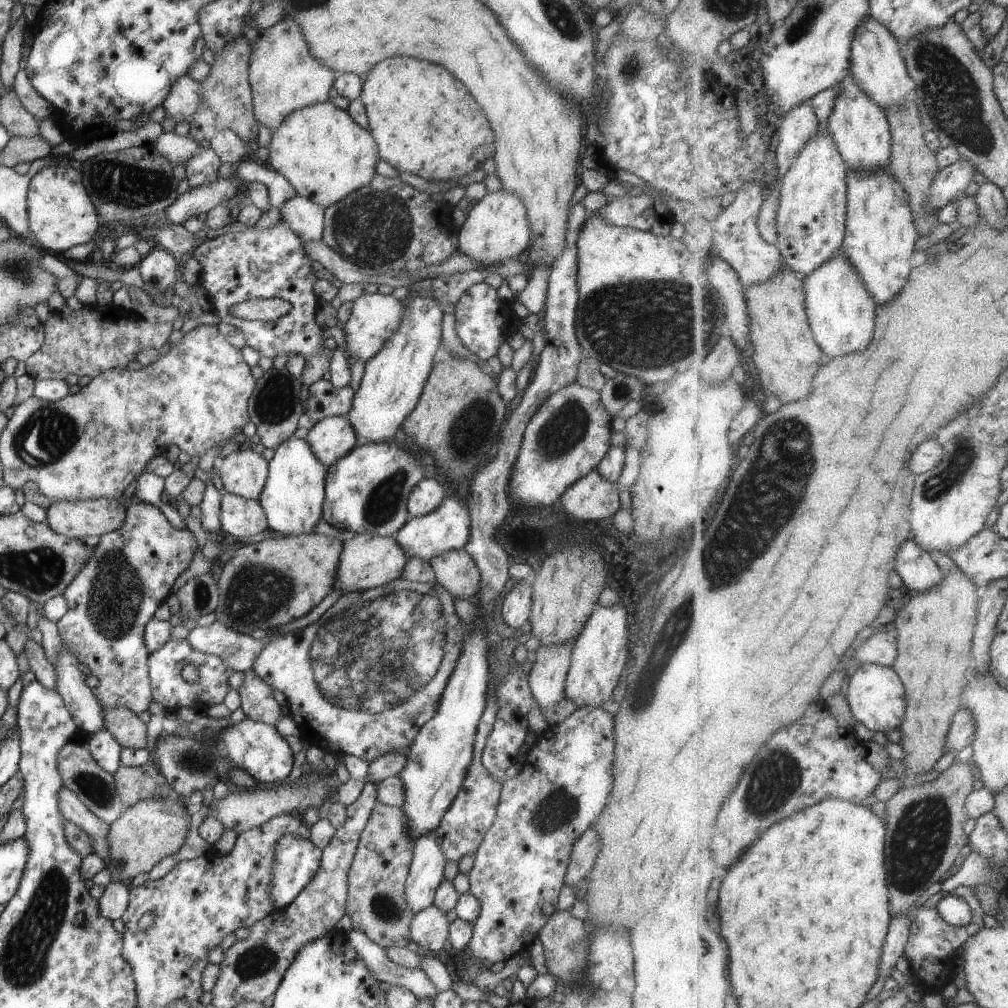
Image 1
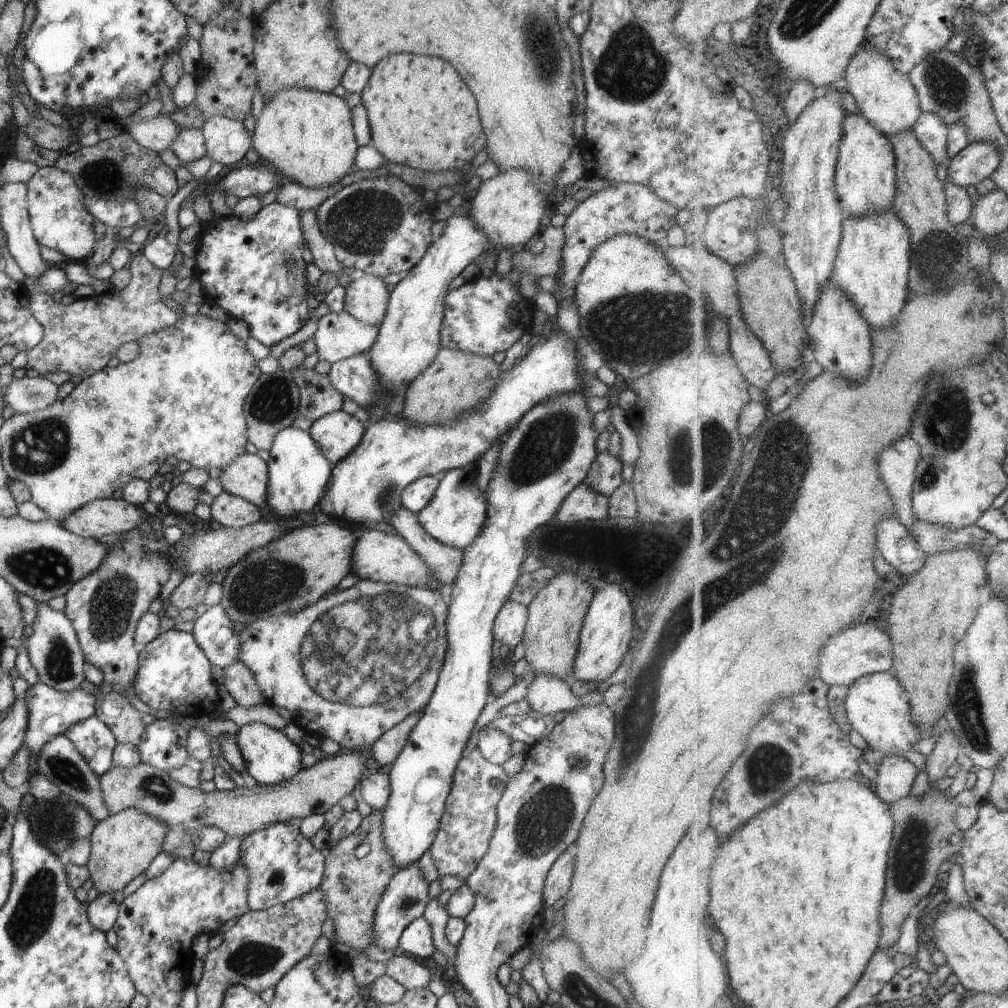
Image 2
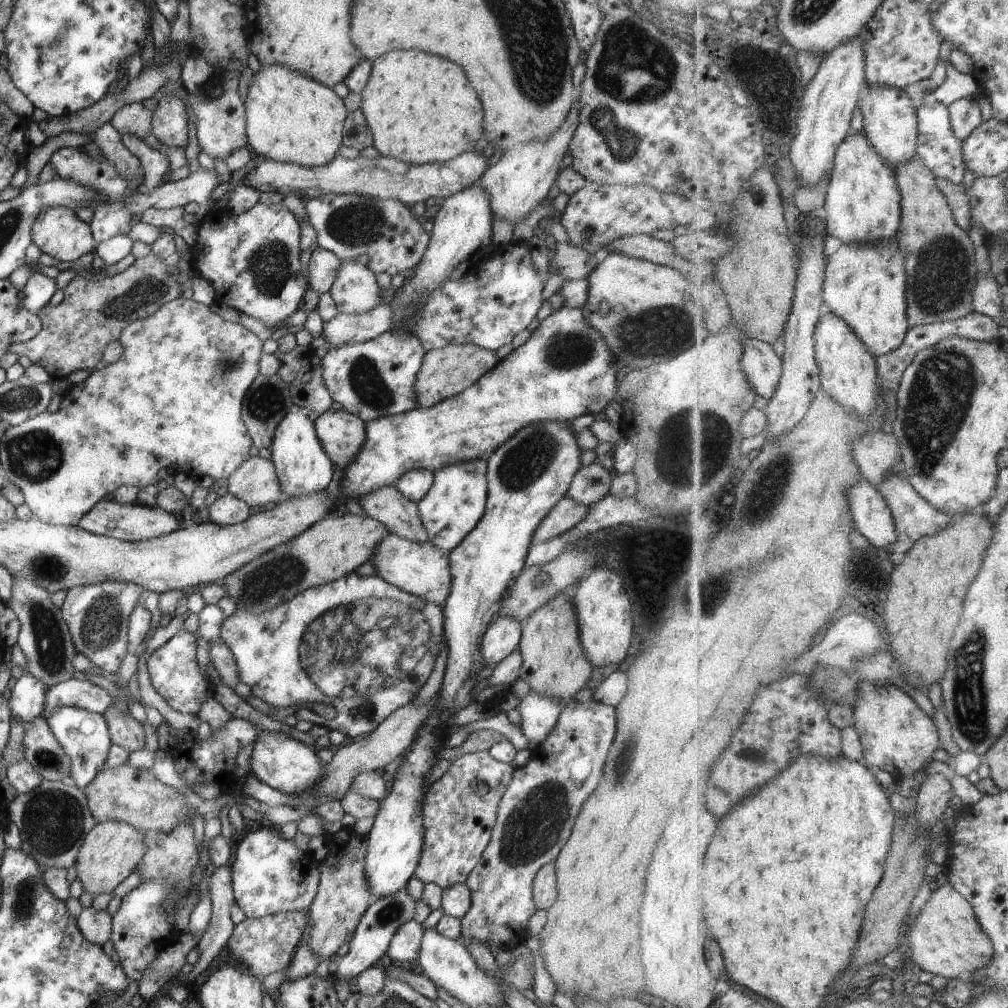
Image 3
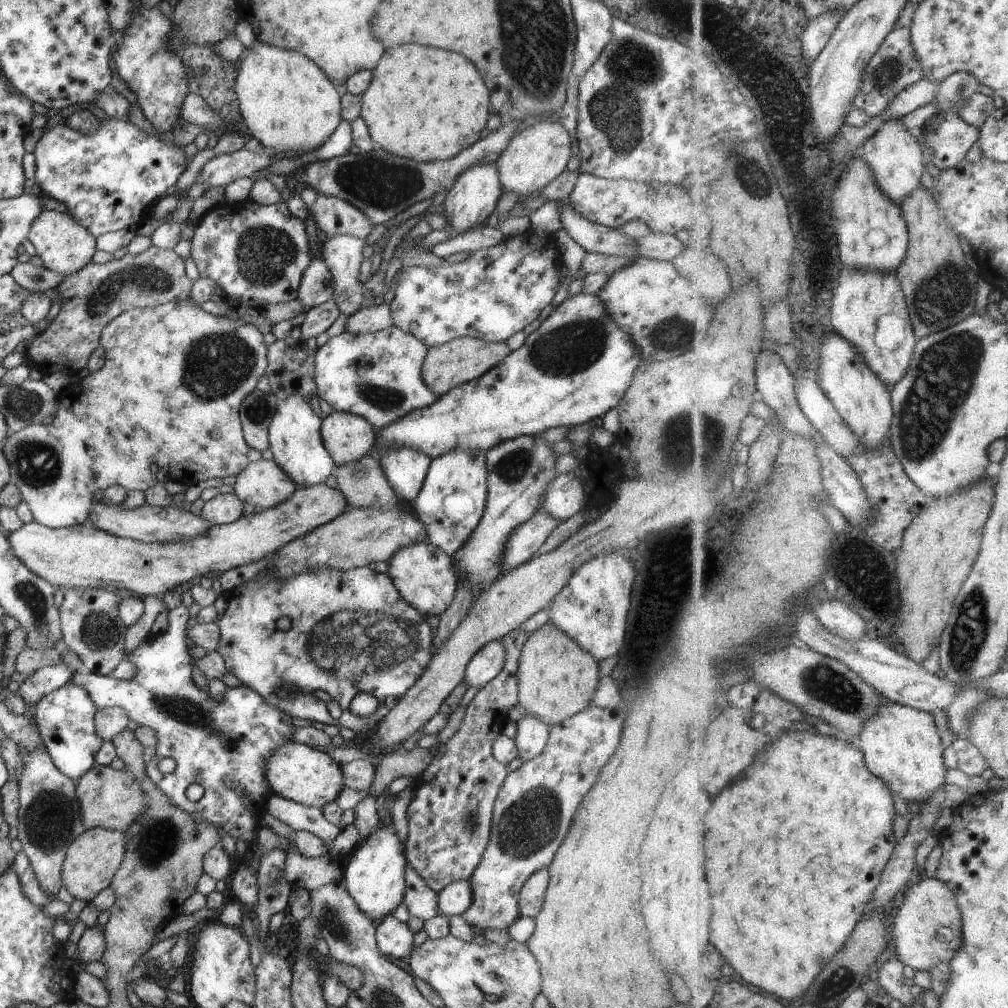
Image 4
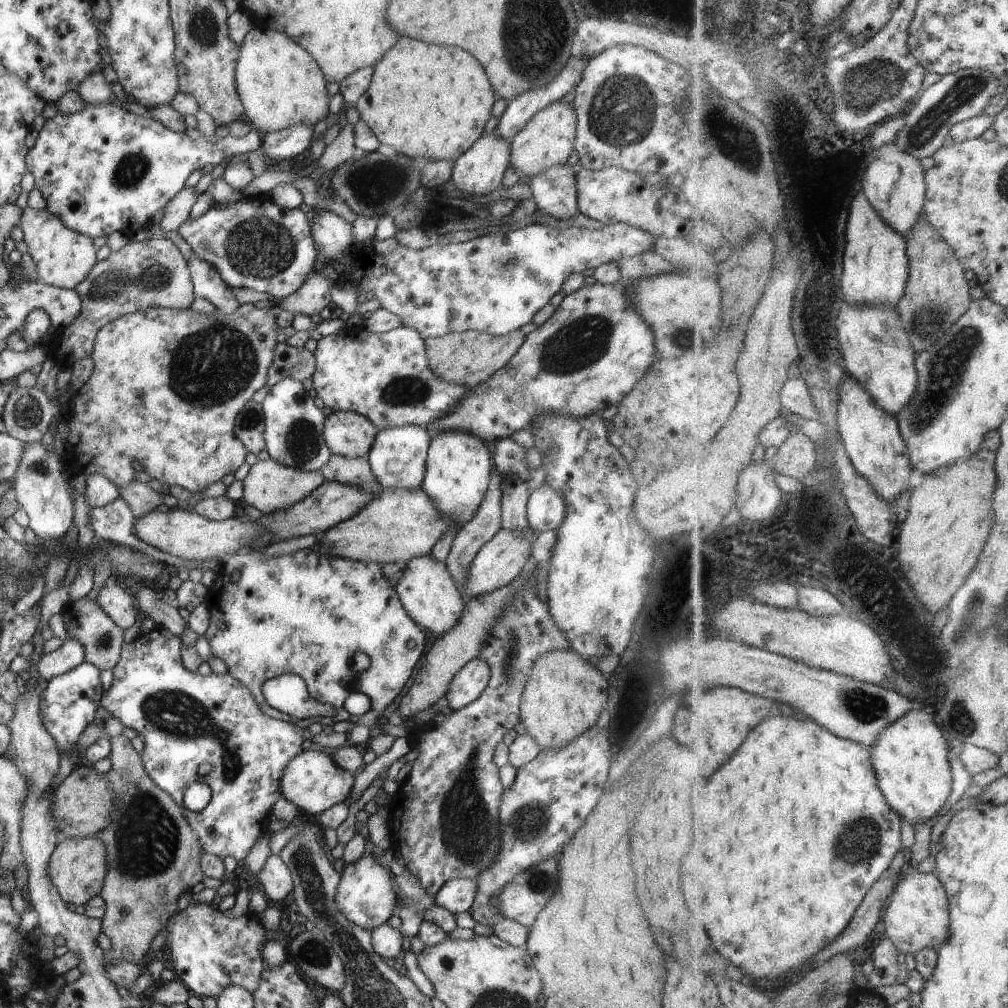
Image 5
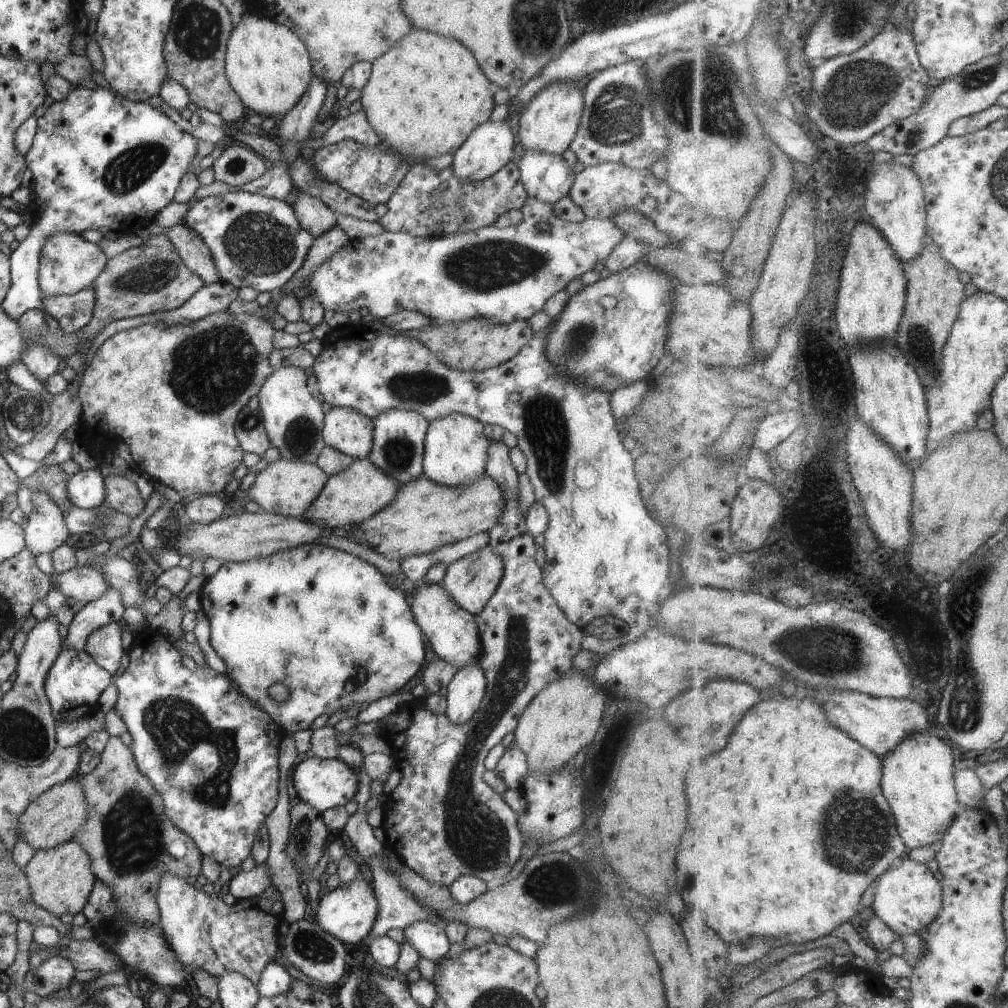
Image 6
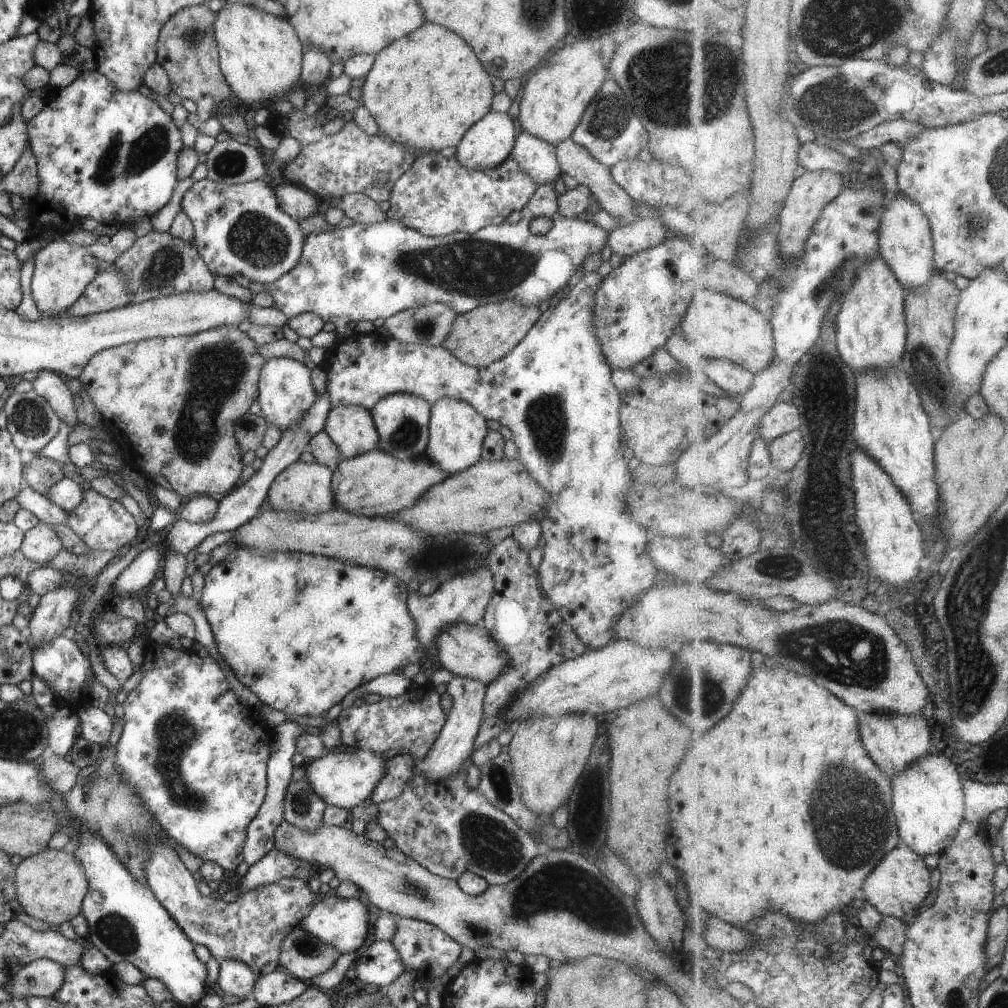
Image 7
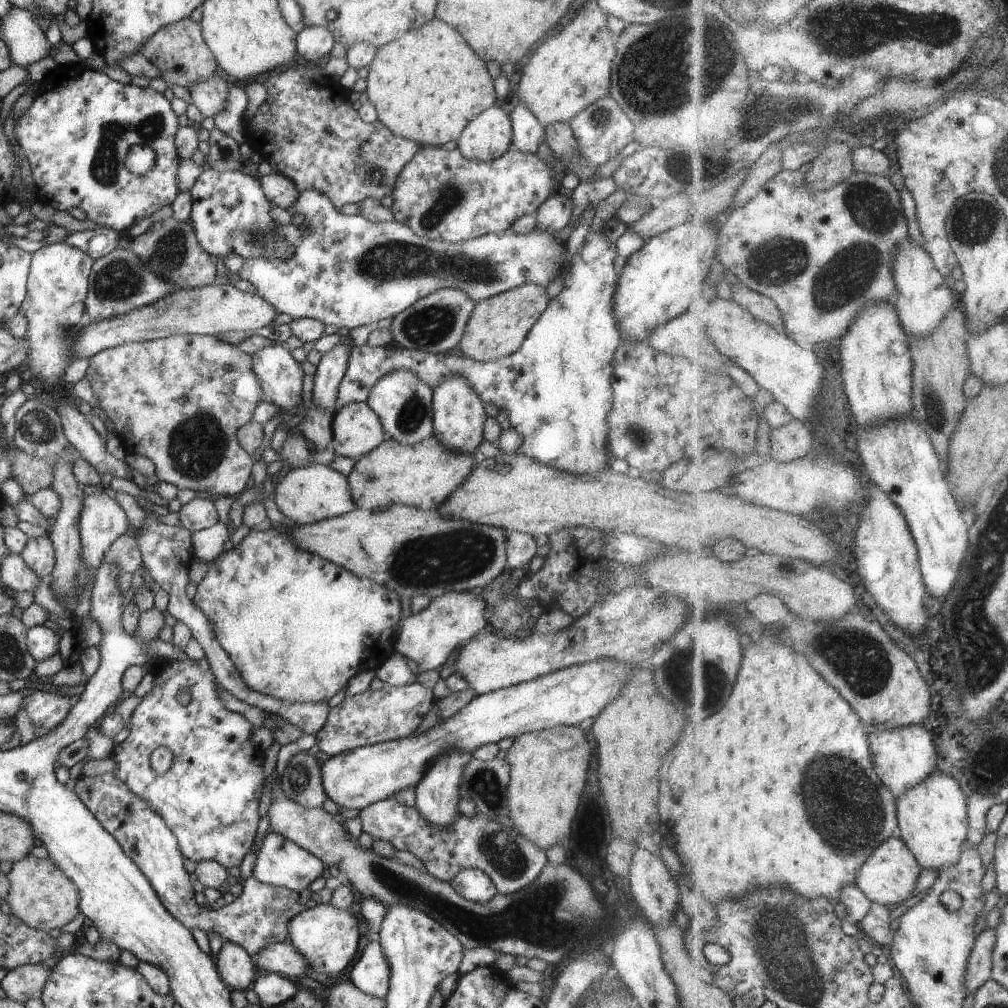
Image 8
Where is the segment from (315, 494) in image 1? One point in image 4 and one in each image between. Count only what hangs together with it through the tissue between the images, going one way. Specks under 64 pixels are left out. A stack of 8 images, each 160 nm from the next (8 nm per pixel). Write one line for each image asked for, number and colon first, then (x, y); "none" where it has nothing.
2: (297, 474)
3: (302, 467)
4: (294, 439)

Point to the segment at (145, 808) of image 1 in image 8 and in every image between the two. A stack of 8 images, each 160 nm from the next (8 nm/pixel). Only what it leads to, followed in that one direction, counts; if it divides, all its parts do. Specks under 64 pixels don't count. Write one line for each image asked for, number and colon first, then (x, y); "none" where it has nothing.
2: (122, 845)
3: (110, 851)
4: (92, 857)
5: (77, 866)
6: (59, 878)
7: (50, 885)
8: (40, 895)

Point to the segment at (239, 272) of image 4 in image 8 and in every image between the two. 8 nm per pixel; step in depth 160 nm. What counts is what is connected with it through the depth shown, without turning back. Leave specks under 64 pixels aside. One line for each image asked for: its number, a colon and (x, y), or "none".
5: (254, 243)
6: (254, 241)
7: (239, 230)
8: (229, 213)

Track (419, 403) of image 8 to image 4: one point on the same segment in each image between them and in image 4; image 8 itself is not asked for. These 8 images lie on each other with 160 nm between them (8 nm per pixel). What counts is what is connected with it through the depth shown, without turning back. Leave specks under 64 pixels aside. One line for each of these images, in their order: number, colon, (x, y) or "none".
4: (404, 469)
5: (397, 457)
6: (397, 445)
7: (401, 421)

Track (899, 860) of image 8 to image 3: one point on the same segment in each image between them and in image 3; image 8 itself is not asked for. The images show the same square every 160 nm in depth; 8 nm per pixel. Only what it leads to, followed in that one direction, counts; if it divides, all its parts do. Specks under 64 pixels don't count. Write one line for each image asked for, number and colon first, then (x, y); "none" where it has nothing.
3: (946, 939)
4: (928, 930)
5: (917, 917)
6: (909, 897)
7: (901, 883)

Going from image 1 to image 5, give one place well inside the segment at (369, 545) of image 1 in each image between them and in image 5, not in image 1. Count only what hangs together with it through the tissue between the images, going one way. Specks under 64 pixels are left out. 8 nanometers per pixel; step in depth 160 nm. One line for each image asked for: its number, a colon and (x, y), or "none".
2: (378, 556)
3: (421, 569)
4: (425, 577)
5: (425, 588)

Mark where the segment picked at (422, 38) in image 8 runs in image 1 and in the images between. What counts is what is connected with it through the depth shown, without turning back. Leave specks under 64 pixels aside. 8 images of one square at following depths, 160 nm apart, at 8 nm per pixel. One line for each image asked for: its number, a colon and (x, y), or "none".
1: (424, 122)
2: (420, 114)
3: (419, 108)
4: (423, 104)
5: (427, 102)
6: (423, 97)
7: (425, 90)

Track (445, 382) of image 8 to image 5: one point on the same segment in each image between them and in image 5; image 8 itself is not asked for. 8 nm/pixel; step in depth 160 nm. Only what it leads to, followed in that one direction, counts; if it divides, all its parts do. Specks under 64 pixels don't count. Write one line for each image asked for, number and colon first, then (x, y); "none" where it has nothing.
5: (457, 469)
6: (454, 454)
7: (456, 431)

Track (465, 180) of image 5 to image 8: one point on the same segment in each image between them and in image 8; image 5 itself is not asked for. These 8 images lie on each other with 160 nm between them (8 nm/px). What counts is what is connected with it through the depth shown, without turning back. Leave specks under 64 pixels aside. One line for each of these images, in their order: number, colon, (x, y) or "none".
6: (489, 147)
7: (488, 142)
8: (487, 135)

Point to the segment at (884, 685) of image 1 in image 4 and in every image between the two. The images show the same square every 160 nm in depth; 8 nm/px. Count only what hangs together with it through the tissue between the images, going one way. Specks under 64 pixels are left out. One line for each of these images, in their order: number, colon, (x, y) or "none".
2: (878, 708)
3: (896, 735)
4: (901, 744)

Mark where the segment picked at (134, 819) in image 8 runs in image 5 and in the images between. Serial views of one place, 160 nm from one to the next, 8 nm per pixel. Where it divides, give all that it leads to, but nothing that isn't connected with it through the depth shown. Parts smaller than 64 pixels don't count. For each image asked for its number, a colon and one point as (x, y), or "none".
5: (208, 951)
6: (204, 933)
7: (250, 929)

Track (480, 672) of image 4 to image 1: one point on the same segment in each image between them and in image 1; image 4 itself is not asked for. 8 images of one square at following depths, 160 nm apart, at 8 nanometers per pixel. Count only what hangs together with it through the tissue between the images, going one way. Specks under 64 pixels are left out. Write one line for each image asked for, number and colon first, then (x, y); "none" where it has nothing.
1: (515, 607)
2: (508, 627)
3: (502, 635)

